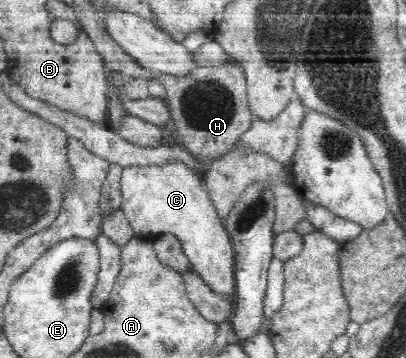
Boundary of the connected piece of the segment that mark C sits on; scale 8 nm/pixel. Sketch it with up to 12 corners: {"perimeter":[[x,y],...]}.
{"perimeter":[[179,161],[123,168],[136,237],[175,235],[232,301],[234,250],[202,178]]}

